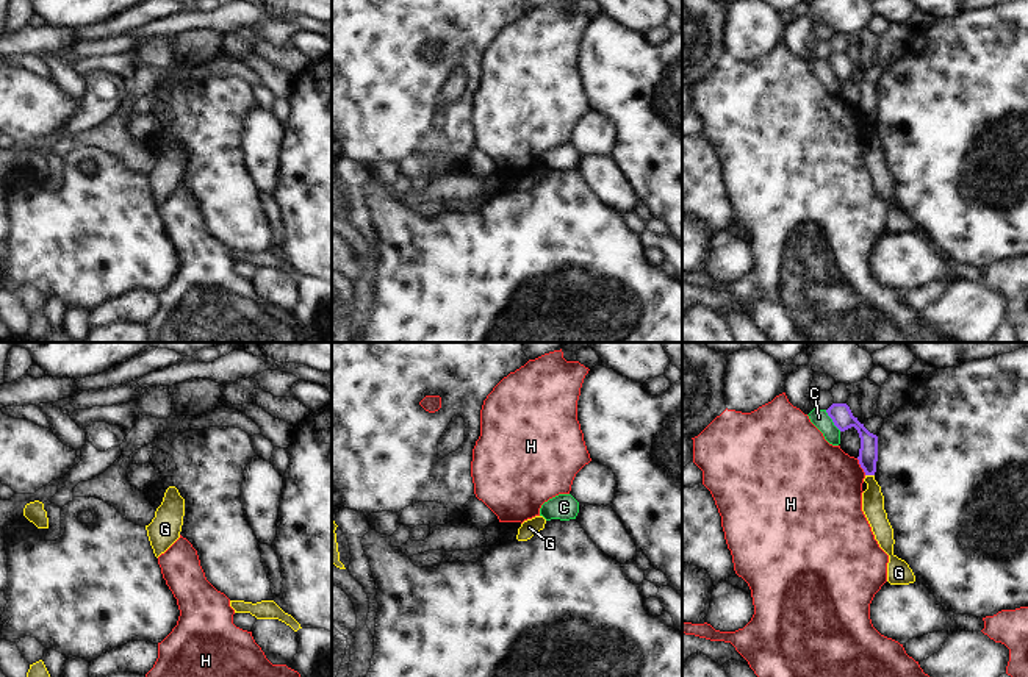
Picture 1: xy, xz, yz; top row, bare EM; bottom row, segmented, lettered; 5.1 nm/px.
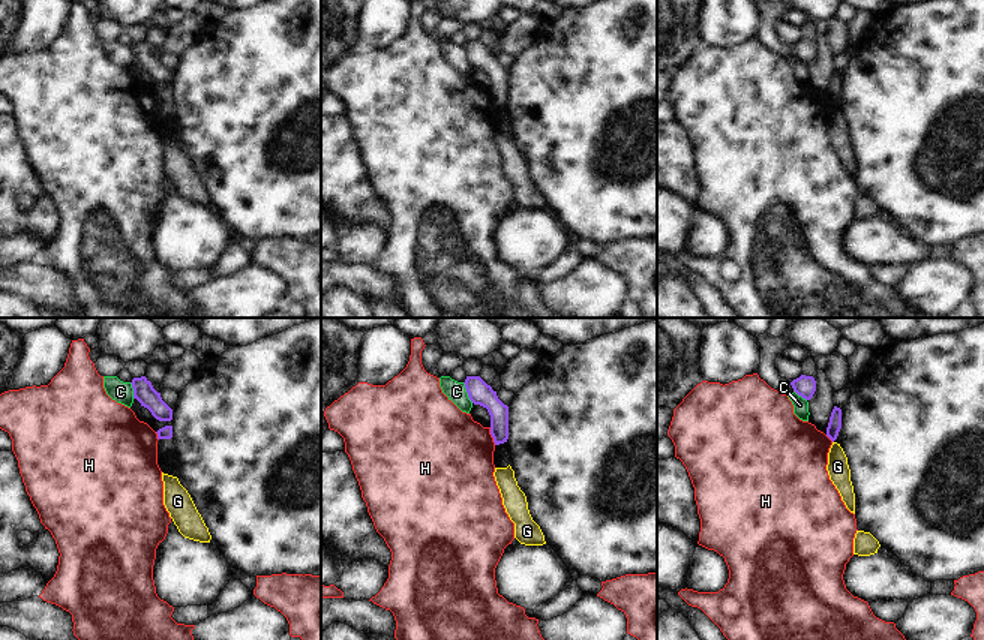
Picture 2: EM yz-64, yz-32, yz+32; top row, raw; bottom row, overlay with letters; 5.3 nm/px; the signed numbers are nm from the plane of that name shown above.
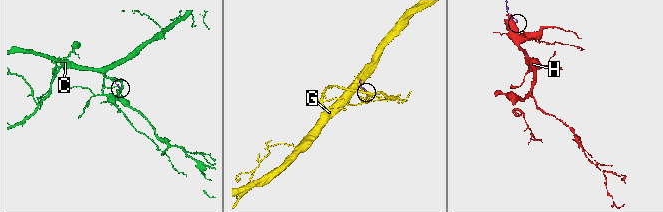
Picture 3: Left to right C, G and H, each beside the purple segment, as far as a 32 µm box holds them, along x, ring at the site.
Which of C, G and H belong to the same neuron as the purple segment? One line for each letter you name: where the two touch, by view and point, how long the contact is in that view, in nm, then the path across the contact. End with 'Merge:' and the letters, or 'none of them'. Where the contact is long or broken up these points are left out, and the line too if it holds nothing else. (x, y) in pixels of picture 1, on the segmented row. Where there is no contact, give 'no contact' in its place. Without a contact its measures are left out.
Merge: none of them

